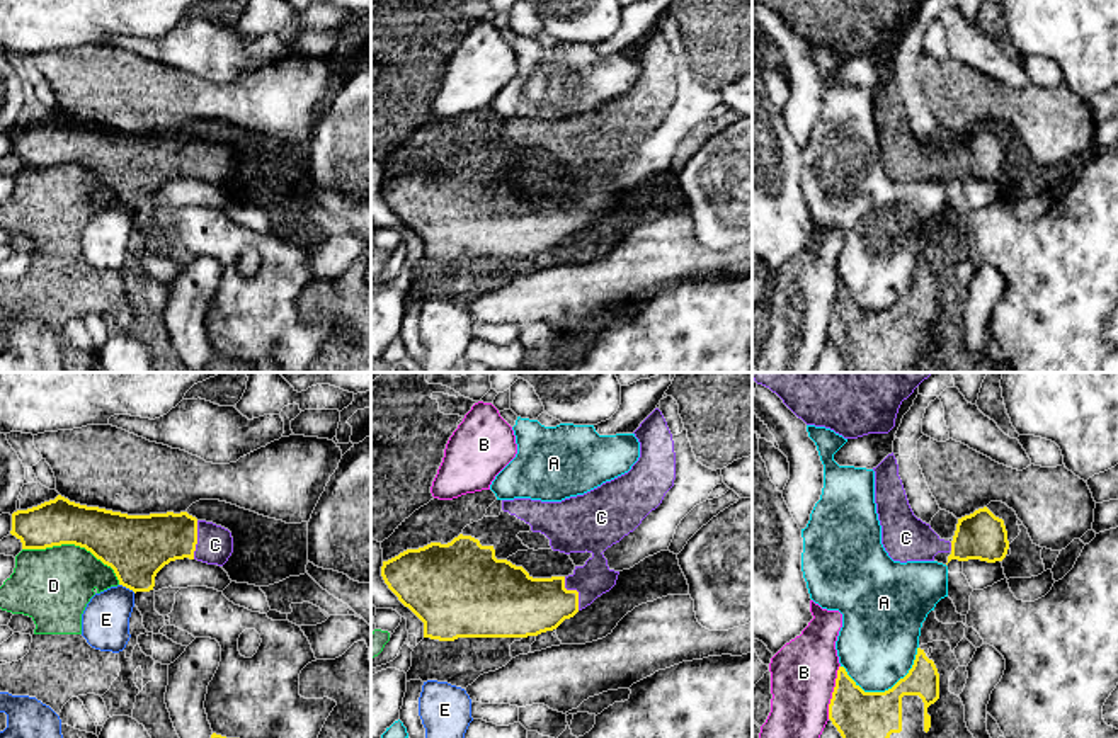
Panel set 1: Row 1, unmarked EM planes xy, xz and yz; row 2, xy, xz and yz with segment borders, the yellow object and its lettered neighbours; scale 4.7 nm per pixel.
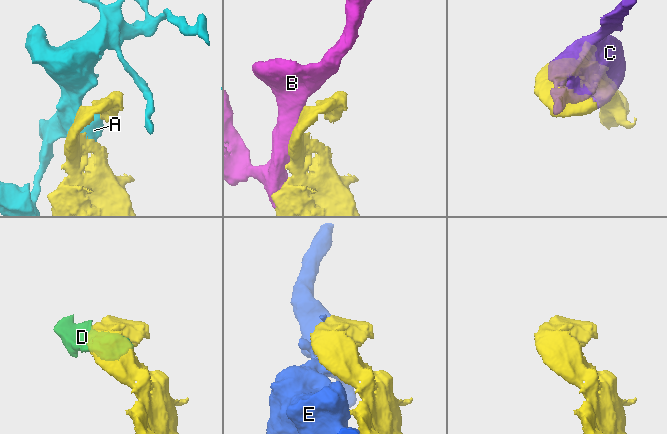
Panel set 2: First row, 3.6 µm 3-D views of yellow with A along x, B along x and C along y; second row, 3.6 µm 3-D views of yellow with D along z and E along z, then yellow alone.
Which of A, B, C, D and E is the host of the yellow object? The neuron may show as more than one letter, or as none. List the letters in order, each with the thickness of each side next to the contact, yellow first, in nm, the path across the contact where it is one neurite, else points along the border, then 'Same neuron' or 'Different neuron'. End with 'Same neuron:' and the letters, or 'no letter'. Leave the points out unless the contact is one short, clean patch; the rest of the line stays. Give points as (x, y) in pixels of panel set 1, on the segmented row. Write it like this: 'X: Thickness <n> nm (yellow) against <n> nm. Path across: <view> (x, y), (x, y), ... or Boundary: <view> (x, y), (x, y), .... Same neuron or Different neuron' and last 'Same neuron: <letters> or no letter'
A: Thickness 220 nm (yellow) against 380 nm. Different neuron
B: Thickness 220 nm (yellow) against 320 nm. Different neuron
C: Thickness 280 nm (yellow) against 160 nm. Path across: xz (526, 606), (543, 604), (576, 590), (594, 579). Same neuron
D: Thickness 280 nm (yellow) against 360 nm. Different neuron
E: Thickness 300 nm (yellow) against 220 nm. Different neuron
Same neuron: C

